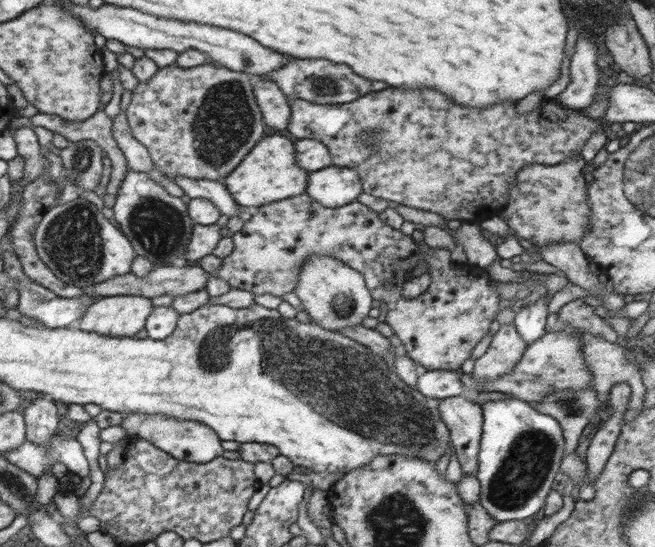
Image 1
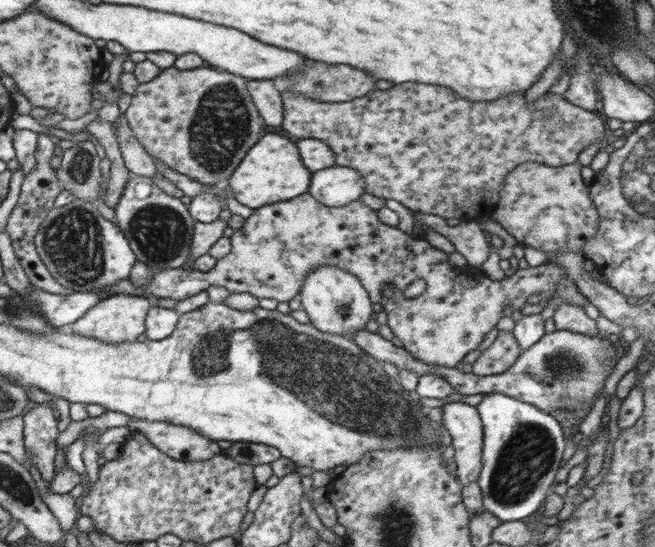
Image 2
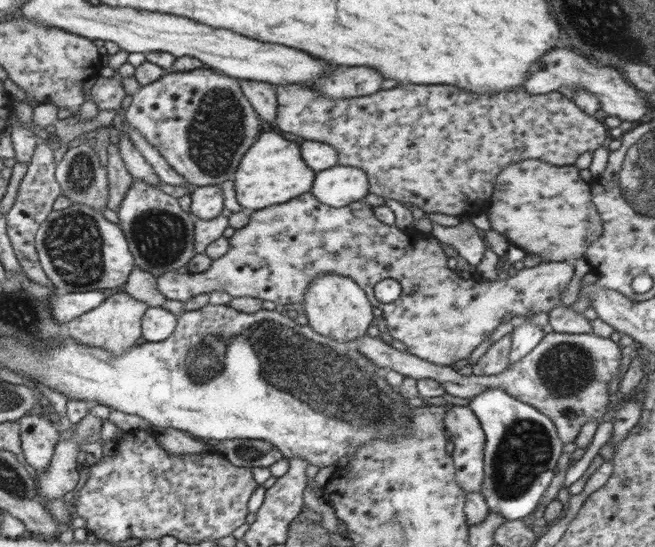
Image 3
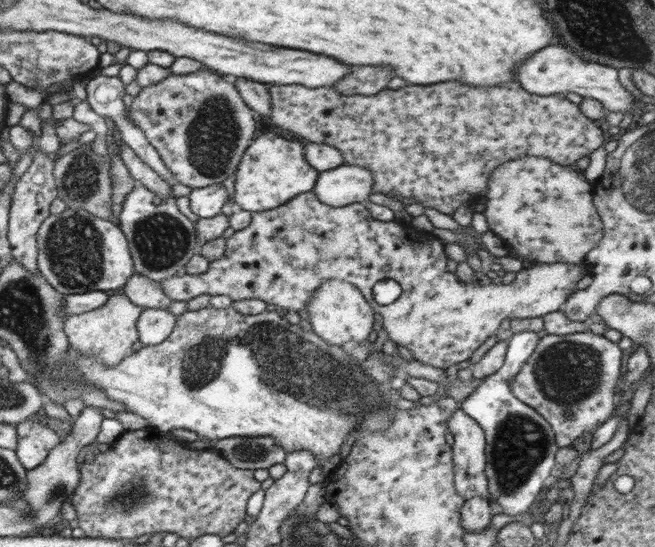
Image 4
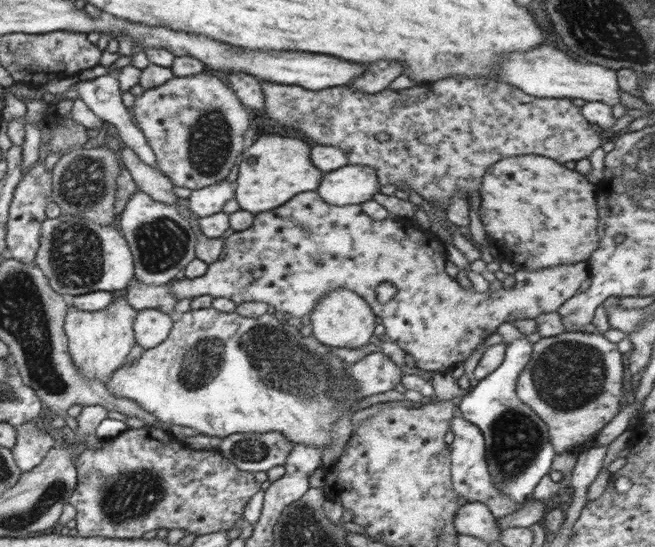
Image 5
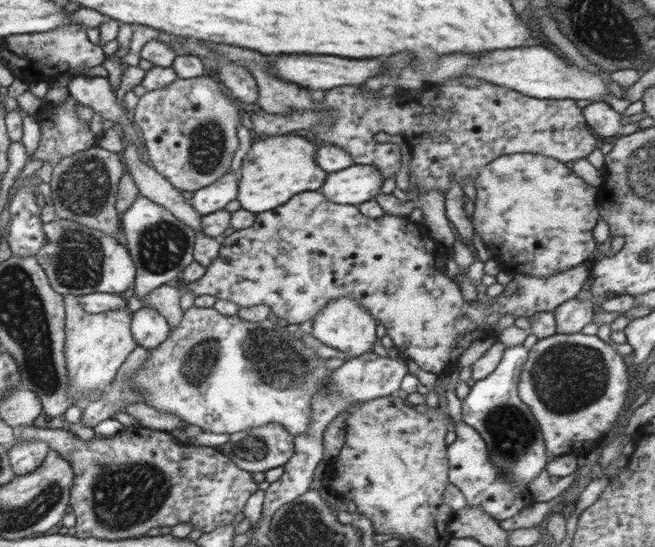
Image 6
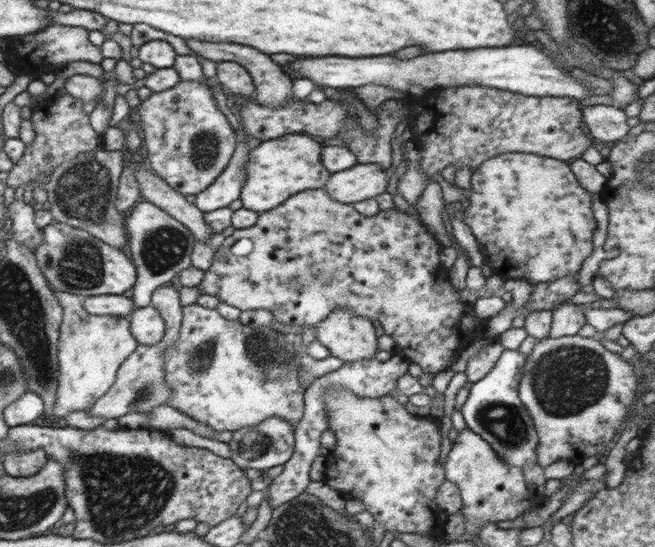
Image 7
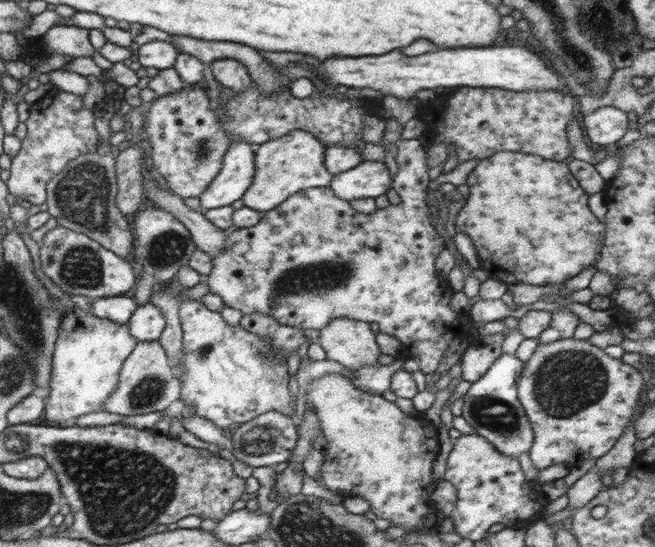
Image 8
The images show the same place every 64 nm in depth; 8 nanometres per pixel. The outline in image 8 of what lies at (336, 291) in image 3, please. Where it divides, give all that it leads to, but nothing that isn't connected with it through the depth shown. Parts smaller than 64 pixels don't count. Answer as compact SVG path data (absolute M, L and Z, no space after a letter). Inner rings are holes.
M336 317L330 323L320 329L319 344L326 352L326 359L335 360L349 370L358 369L364 365L378 362L381 355L380 347L376 343L377 334L372 331L370 323L348 319L348 317Z

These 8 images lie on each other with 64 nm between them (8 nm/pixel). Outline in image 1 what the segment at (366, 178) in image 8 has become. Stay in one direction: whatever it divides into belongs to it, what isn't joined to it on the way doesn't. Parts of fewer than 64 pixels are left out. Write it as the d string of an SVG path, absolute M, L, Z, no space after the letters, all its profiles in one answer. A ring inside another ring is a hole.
M330 165L308 174L305 193L325 208L341 208L357 201L363 184L356 170Z

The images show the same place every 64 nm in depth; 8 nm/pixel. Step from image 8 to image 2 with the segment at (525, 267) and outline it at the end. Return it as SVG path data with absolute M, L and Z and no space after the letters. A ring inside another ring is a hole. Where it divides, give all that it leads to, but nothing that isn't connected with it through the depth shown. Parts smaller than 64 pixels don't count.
M576 160L564 166L552 167L540 162L524 162L520 166L508 172L501 185L499 202L494 208L490 219L498 221L510 235L527 246L532 246L536 250L542 250L548 258L560 251L583 252L586 244L598 231L600 218L598 212L590 199L589 187L582 181L580 170L582 163Z

